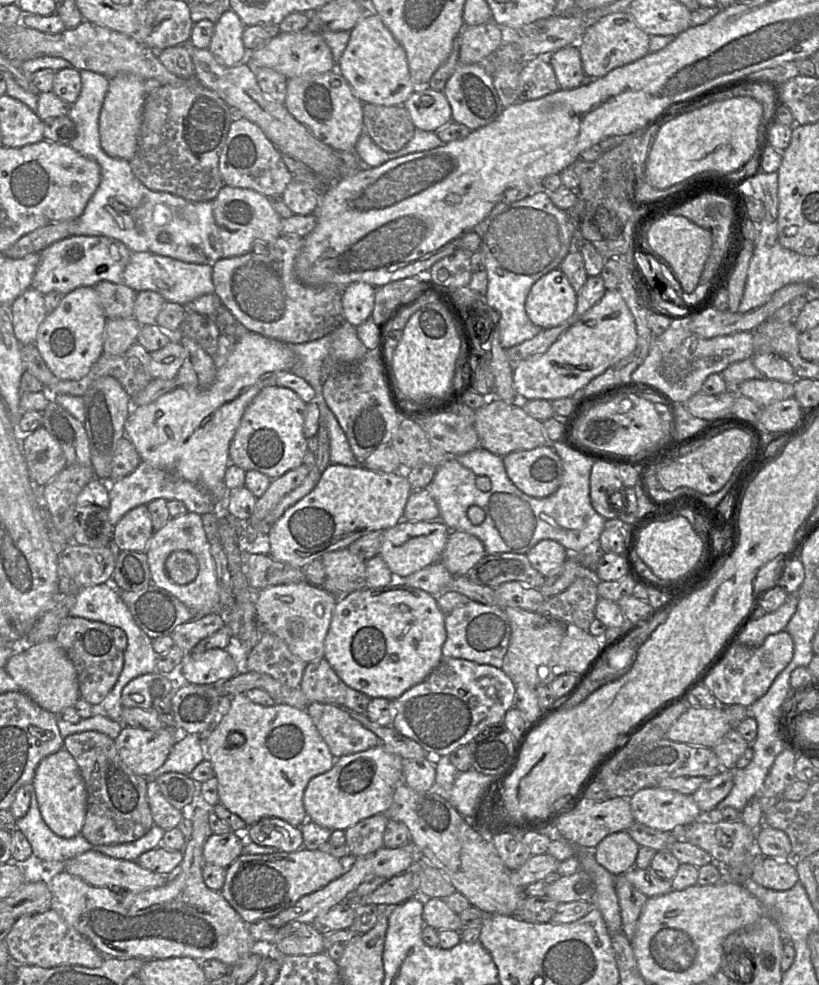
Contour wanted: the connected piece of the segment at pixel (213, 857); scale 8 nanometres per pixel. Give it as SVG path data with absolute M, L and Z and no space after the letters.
M234 831L225 834L211 834L203 847L204 864L227 868L242 854L243 844L240 835Z

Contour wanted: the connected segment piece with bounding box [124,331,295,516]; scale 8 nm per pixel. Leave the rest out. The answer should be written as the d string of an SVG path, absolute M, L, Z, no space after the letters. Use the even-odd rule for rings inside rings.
M247 332L235 341L230 355L219 361L214 383L207 390L176 387L155 401L141 406L132 406L124 430L125 436L136 448L142 462L153 467L171 471L183 479L198 484L219 500L219 509L213 512L230 516L226 509L229 491L224 476L230 464L229 446L238 428L246 407L266 386L276 385L279 371L290 371L295 364L295 356L287 343L254 332Z

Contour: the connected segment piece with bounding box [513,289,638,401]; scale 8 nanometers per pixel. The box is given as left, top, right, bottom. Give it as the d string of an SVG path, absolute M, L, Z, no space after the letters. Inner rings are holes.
M606 290L603 297L570 326L542 355L514 365L513 383L519 400L554 401L573 397L593 378L629 356L637 345L634 318L620 292Z

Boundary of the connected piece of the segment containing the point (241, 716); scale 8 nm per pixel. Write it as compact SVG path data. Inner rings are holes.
M245 693L231 697L228 712L220 716L204 742L206 758L210 761L218 781L219 803L240 817L249 827L263 818L280 818L294 827L301 827L307 820L304 807L304 791L309 781L329 771L335 758L319 734L306 709L286 704L264 707L252 702ZM239 732L245 738L242 745L228 743L228 735Z

